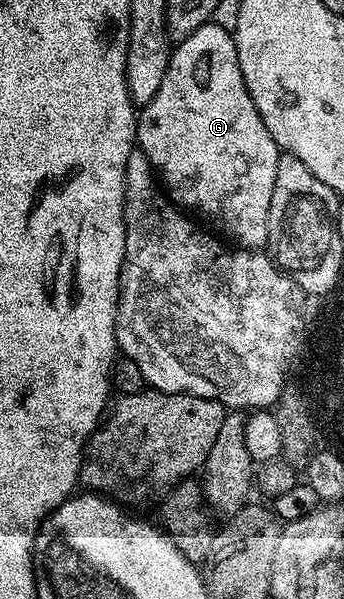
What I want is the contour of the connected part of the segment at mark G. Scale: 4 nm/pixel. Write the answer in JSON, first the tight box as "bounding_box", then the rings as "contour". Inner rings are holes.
{"bounding_box":[135,23,281,251],"contour":[[[208,23],[197,27],[197,31],[193,31],[193,35],[189,35],[172,48],[167,70],[161,79],[161,87],[157,87],[157,95],[153,95],[153,99],[149,99],[149,103],[138,110],[135,123],[135,140],[138,152],[147,156],[152,169],[155,170],[158,180],[161,182],[162,188],[180,209],[190,211],[192,214],[200,213],[204,217],[204,219],[202,218],[204,222],[212,221],[216,225],[216,227],[214,226],[216,230],[223,229],[224,234],[222,233],[222,236],[230,239],[236,246],[259,251],[267,243],[269,199],[273,199],[273,179],[277,179],[277,163],[279,162],[281,150],[278,143],[273,139],[273,135],[269,135],[269,127],[265,127],[265,123],[245,87],[245,79],[241,75],[241,67],[237,59],[234,36],[228,30],[226,33],[221,26],[215,24]]]}

